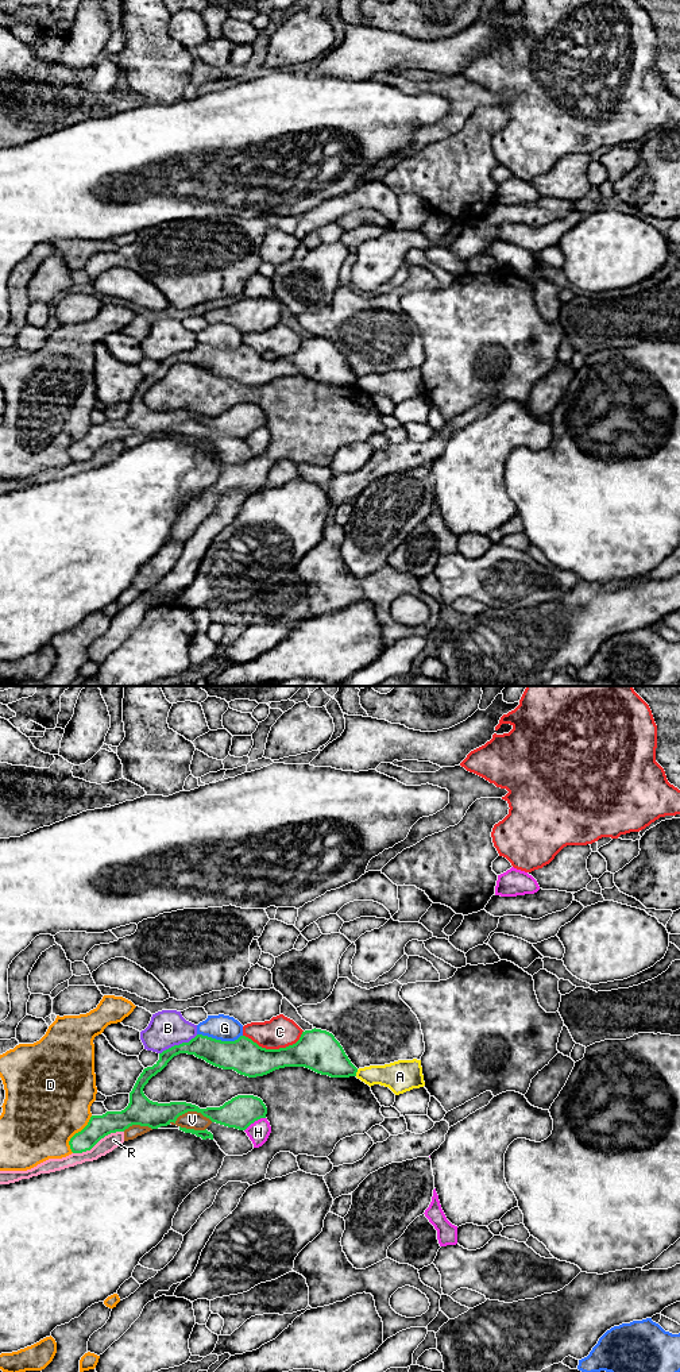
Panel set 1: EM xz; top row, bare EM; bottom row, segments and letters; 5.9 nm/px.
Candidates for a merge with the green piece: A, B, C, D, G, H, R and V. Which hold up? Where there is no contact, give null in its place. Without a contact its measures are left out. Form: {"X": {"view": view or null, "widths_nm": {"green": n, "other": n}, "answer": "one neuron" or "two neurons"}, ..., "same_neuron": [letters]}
{"A": {"view": "xz", "widths_nm": {"green": 240, "other": 170}, "answer": "two neurons"}, "B": {"view": "xz", "widths_nm": {"green": 160, "other": 220}, "answer": "two neurons"}, "C": {"view": "xz", "widths_nm": {"green": 240, "other": 190}, "answer": "two neurons"}, "D": {"view": "xz", "widths_nm": {"green": 140, "other": 500}, "answer": "two neurons"}, "G": {"view": "xz", "widths_nm": {"green": 200, "other": 150}, "answer": "two neurons"}, "H": {"view": "xz", "widths_nm": {"green": 190, "other": 130}, "answer": "two neurons"}, "R": {"view": "xz", "widths_nm": {"green": 140, "other": 90}, "answer": "two neurons"}, "V": {"view": "xz", "widths_nm": {"green": 160, "other": 110}, "answer": "two neurons"}, "same_neuron": []}

